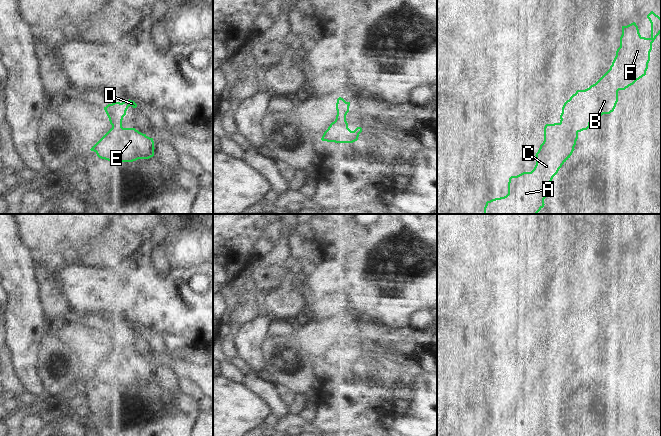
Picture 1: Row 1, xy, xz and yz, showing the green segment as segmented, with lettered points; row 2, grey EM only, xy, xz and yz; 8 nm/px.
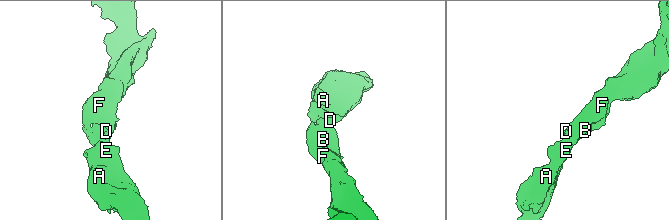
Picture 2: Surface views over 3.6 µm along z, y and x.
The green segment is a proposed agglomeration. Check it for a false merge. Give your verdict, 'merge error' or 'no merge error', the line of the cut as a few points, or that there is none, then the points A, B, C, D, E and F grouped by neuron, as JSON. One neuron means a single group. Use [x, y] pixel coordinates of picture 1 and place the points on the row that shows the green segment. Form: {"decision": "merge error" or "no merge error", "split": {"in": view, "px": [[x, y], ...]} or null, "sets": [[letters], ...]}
{"decision": "no merge error", "split": null, "sets": [["A", "B", "C", "D", "E", "F"]]}

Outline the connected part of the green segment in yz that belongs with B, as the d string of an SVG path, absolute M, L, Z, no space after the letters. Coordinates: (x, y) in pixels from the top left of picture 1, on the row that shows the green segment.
M653 11L647 15L647 18L651 23L651 37L642 37L635 22L622 26L620 47L616 51L610 69L595 84L585 90L577 90L564 103L560 122L546 124L544 127L544 141L535 155L534 169L531 172L511 176L508 182L508 194L487 201L484 214L537 214L544 207L544 199L550 191L550 183L575 150L578 133L587 130L595 118L613 112L618 102L618 91L625 90L646 75L652 43L661 33L661 18Z

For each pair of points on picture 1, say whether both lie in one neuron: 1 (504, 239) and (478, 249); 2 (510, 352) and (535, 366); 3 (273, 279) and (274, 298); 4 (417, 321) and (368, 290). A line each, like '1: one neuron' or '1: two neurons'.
1: one neuron
2: two neurons
3: two neurons
4: two neurons

